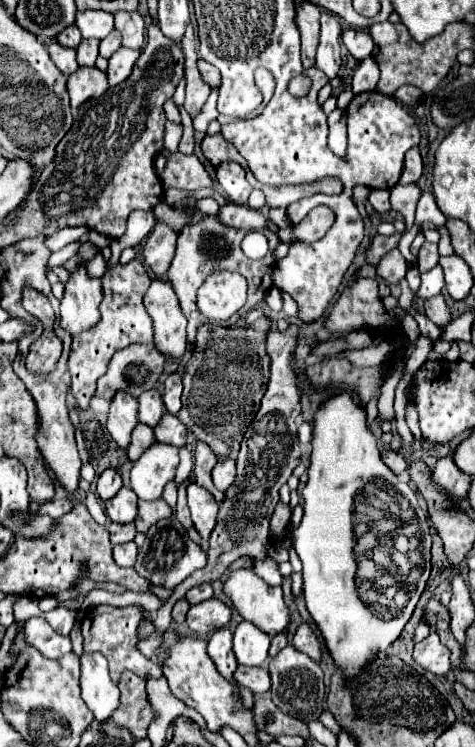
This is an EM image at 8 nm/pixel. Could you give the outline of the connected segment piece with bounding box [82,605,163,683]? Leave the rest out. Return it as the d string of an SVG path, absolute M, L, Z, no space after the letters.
M98 605L98 607L92 607L90 611L86 611L86 615L84 615L84 621L82 621L84 651L88 651L88 653L98 651L108 659L110 679L114 683L118 683L122 671L128 670L146 680L163 675L161 668L156 663L136 651L138 625L142 619L152 621L150 613L146 609L142 609L140 605L130 605L130 607L122 607L122 609L114 609L112 605Z

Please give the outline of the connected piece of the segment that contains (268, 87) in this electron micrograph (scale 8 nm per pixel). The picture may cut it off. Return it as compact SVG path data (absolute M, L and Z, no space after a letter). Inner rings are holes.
M258 69L258 71L256 71L256 85L258 85L258 89L260 89L262 95L264 95L264 101L262 101L260 109L256 111L256 113L260 113L260 111L266 107L266 103L270 101L272 93L274 93L274 77L272 77L272 73L270 73L268 69Z

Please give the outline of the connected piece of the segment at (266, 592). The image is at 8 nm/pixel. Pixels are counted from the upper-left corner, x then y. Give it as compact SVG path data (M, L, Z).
M240 569L232 571L228 581L224 583L224 593L232 599L234 609L250 623L254 623L258 629L262 629L268 635L276 633L286 633L290 627L290 609L284 603L282 597L282 587L272 587L264 579L260 579L254 571L250 569Z

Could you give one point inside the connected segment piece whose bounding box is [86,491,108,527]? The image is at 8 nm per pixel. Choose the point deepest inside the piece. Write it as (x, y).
(94, 506)

